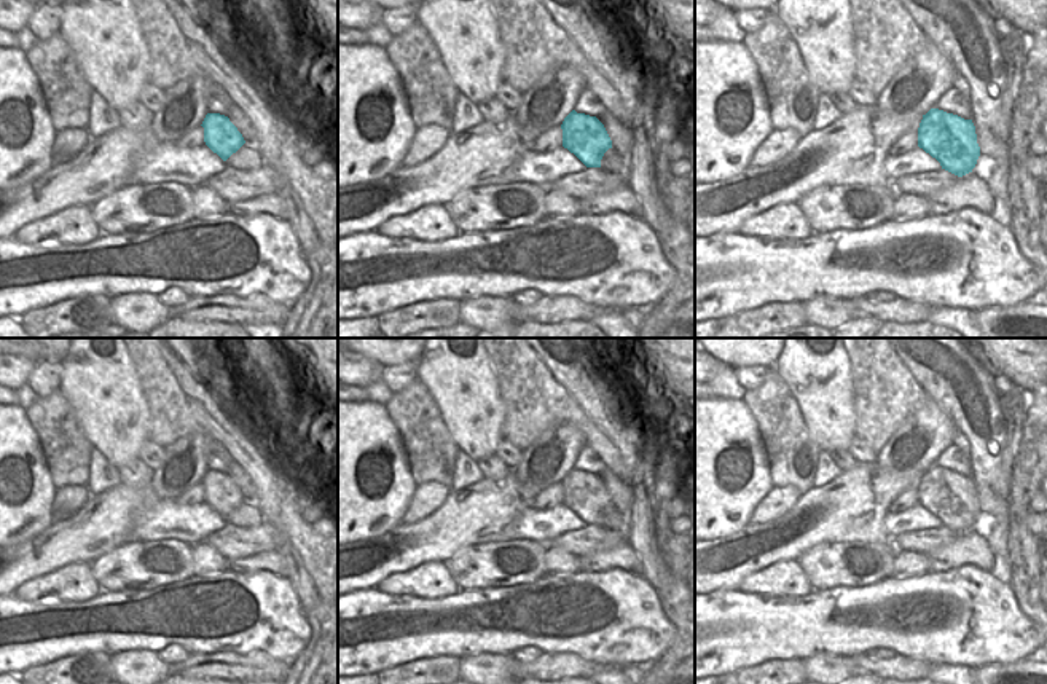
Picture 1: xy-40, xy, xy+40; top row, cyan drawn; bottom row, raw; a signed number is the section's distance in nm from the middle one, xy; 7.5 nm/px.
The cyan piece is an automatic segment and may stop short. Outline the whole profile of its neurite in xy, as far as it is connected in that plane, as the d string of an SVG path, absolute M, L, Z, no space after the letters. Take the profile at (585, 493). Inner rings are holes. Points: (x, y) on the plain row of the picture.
M572 467L561 482L563 504L574 510L586 525L601 525L612 497L604 482L596 475Z

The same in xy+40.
M931 466L918 485L918 504L935 515L942 526L963 534L977 521L980 504L972 477Z

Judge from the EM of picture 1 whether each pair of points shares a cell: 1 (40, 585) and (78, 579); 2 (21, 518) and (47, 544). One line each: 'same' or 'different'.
1: same
2: different

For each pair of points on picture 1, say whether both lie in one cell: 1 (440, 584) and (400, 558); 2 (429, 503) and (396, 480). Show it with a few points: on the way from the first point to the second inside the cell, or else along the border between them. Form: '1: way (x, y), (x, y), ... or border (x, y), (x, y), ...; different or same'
1: border (443, 562), (423, 562), (388, 576), (380, 584); different
2: border (416, 487), (400, 522); different

